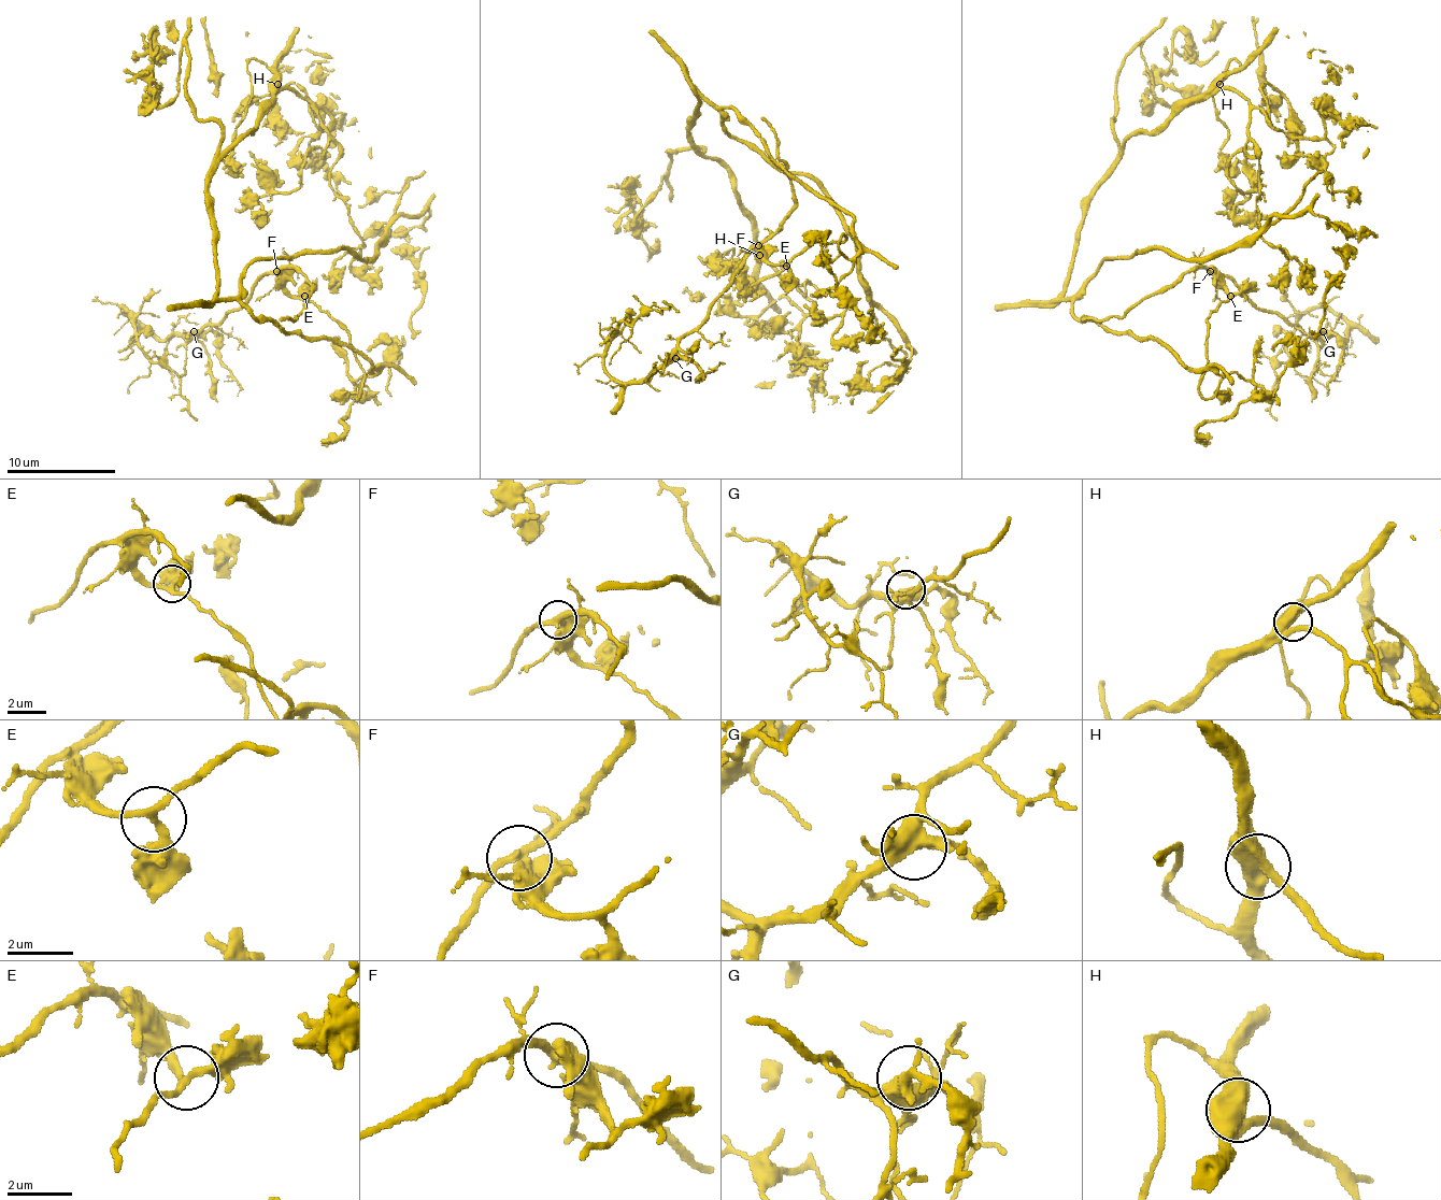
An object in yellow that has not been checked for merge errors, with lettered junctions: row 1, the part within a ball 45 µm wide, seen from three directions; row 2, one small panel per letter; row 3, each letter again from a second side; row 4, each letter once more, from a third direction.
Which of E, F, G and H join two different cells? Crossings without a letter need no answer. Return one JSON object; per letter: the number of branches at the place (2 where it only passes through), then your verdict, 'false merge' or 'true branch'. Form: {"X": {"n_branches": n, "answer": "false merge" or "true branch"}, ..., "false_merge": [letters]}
{"E": {"n_branches": 3, "answer": "true branch"}, "F": {"n_branches": 3, "answer": "false merge"}, "G": {"n_branches": 5, "answer": "true branch"}, "H": {"n_branches": 3, "answer": "true branch"}, "false_merge": ["F"]}

